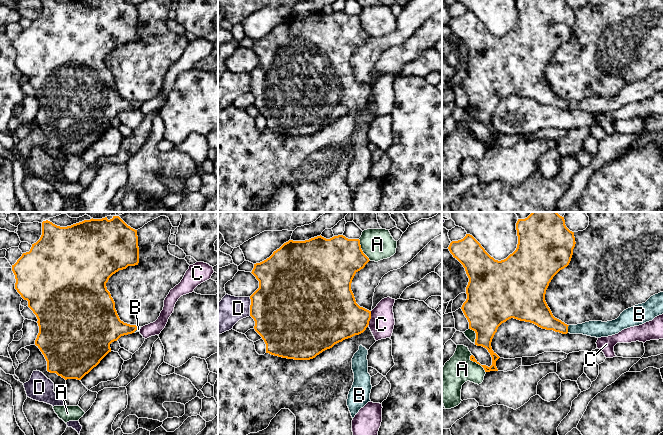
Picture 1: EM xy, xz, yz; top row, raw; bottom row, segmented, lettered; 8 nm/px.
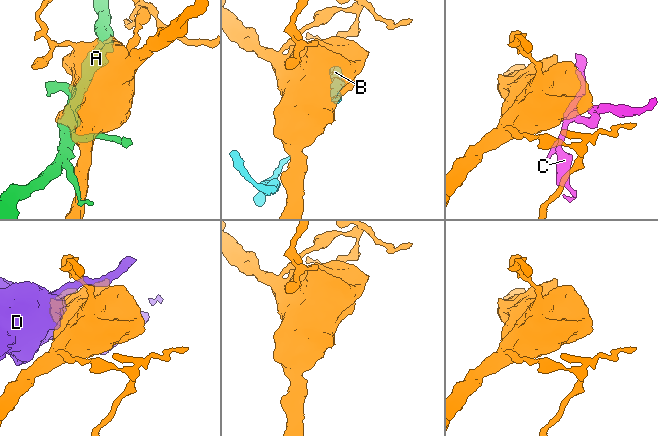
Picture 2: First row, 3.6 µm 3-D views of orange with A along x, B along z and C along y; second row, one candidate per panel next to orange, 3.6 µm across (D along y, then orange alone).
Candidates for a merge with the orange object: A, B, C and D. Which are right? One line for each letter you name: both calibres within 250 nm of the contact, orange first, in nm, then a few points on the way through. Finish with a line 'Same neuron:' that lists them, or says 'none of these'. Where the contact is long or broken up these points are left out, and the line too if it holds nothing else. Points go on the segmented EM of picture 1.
B: Thickness 180 nm (orange) against 140 nm. Path across: yz (540, 314), (547, 321), (567, 329), (598, 329)
Same neuron: B

